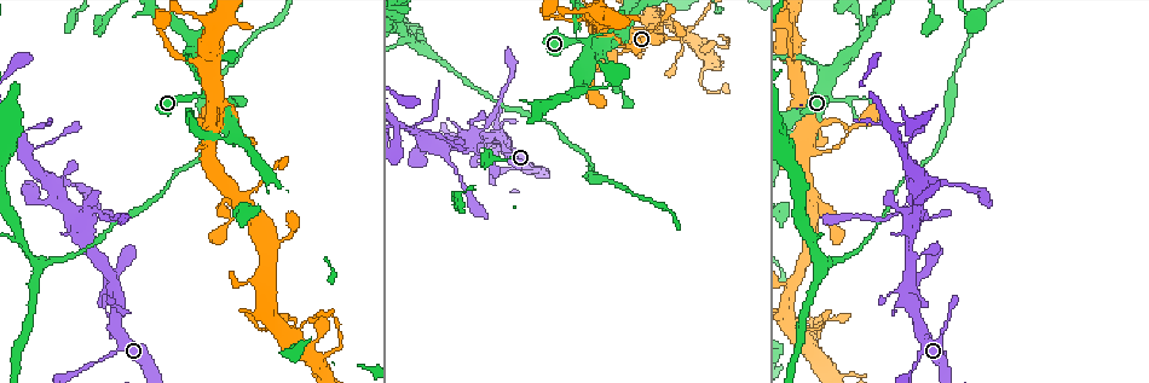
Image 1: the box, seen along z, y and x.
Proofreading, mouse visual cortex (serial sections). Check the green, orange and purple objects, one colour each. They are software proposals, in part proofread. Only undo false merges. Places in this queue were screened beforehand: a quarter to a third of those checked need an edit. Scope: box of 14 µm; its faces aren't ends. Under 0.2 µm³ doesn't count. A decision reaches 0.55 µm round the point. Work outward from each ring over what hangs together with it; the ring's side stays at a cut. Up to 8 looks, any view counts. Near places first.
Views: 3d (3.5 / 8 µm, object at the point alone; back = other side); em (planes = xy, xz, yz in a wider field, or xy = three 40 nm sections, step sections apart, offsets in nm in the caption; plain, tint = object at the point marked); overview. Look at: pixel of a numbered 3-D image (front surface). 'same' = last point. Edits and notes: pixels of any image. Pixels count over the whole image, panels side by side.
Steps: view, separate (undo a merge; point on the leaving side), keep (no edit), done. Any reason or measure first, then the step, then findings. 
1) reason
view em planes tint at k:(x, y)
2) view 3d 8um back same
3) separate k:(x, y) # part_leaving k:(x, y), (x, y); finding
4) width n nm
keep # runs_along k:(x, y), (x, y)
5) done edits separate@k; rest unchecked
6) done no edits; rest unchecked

view 3d 3.5um at 1:(915, 197)

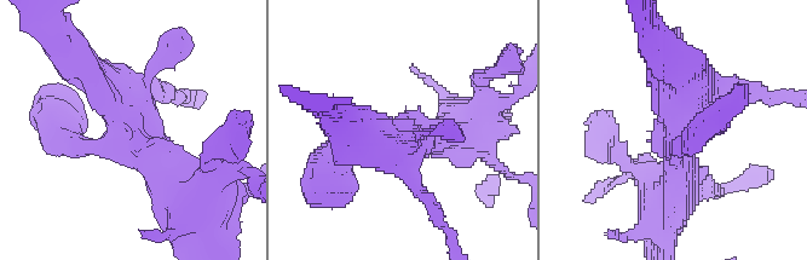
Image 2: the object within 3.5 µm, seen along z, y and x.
need the tissue
view em xy step 2 tint at 2:(679, 130)

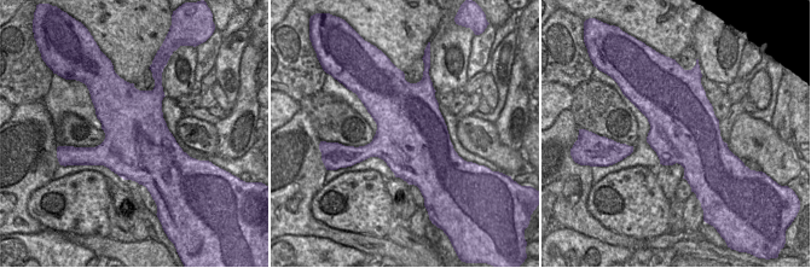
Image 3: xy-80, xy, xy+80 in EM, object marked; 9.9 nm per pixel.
view em planes tint same

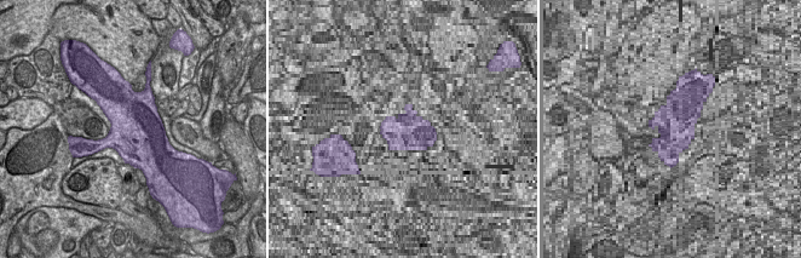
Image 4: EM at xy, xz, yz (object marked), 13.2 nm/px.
keep # runs_along 2:(194, 194), (86, 68); one cell here

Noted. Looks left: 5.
a fork
view 3d 8um at 1:(237, 135)

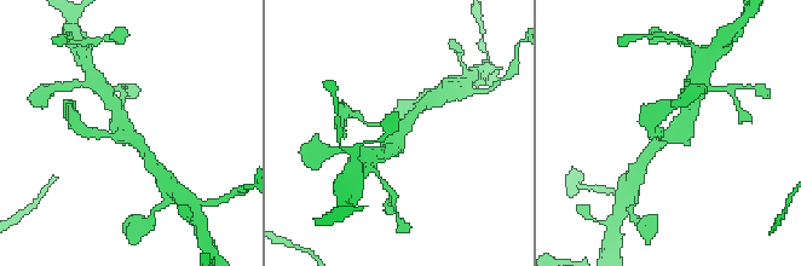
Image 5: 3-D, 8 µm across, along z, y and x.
view em xy step 5 tint at 5:(125, 132)

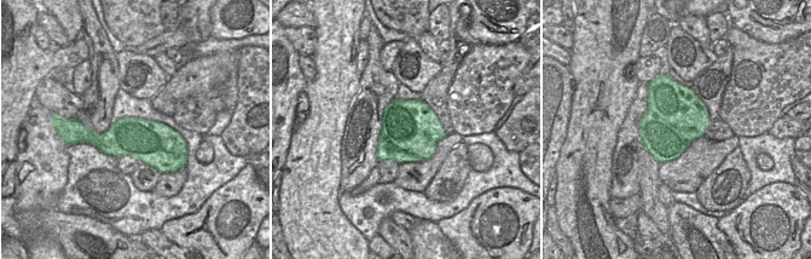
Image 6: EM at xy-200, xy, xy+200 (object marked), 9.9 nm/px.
keep # runs_along 5:(689, 110), (680, 128), (647, 154); one cell here

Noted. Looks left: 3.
two arms in line, one across
view 3d 3.5um at 1:(792, 337)

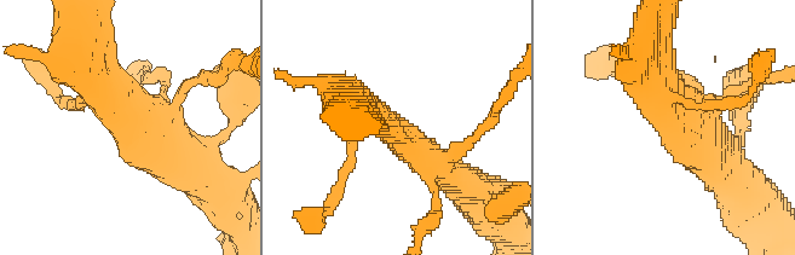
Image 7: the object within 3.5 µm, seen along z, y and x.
shape alone is not enough
view em planes tint at 7:(132, 125)

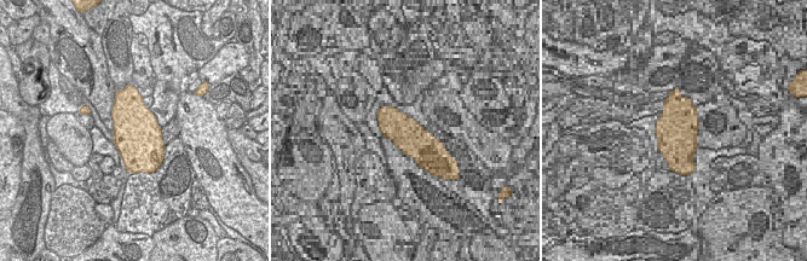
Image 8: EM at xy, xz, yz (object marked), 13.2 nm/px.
keep # runs_along 7:(85, 67), (163, 156), (189, 167); continuous, no second cell

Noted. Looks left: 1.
done no edits; rest unchecked

